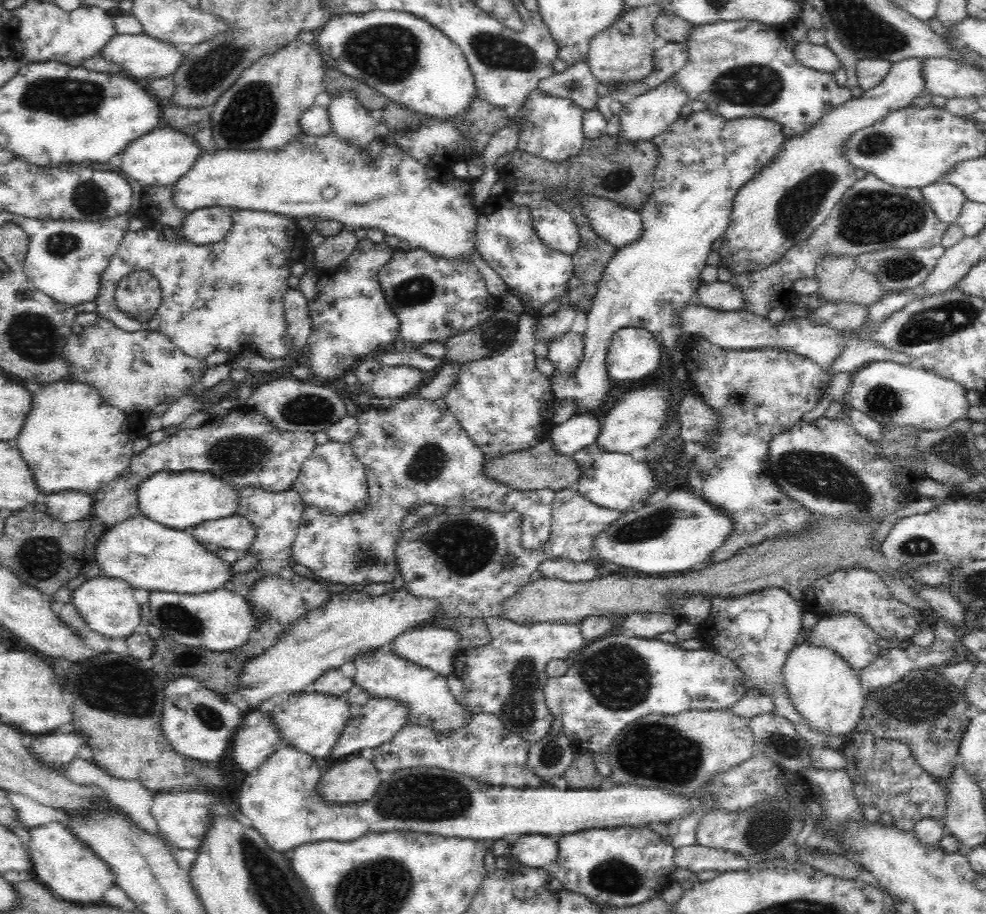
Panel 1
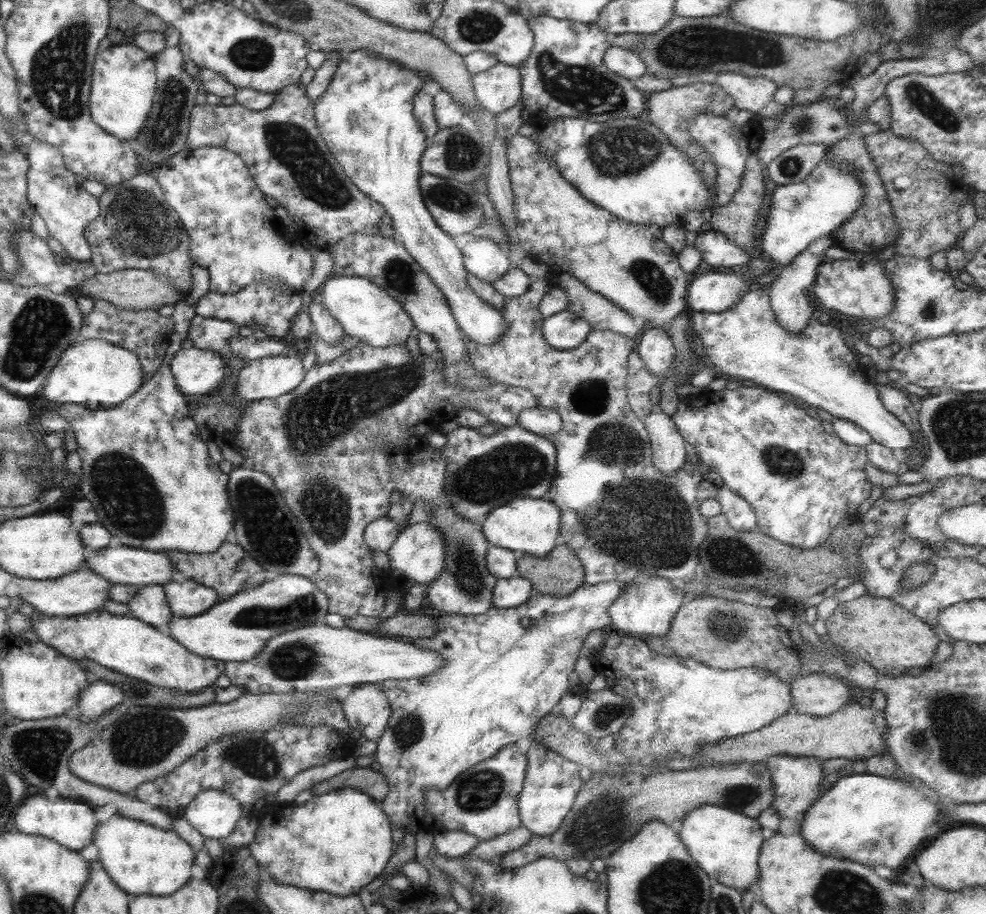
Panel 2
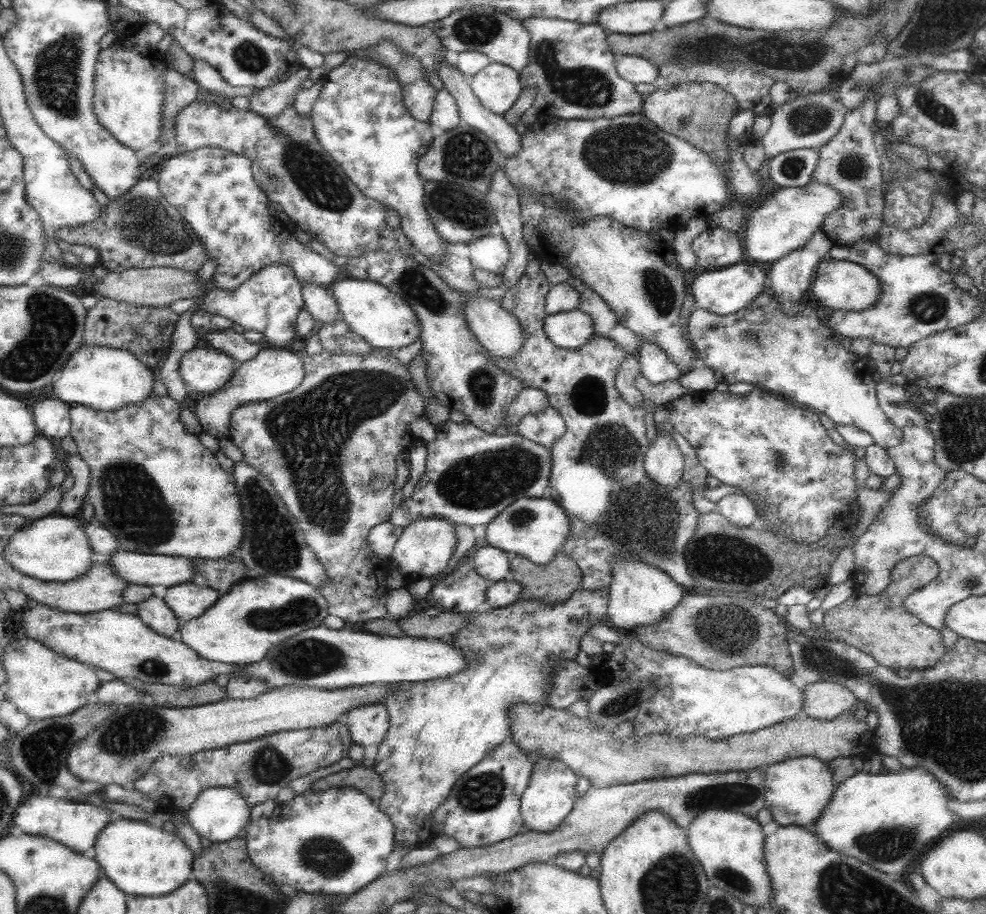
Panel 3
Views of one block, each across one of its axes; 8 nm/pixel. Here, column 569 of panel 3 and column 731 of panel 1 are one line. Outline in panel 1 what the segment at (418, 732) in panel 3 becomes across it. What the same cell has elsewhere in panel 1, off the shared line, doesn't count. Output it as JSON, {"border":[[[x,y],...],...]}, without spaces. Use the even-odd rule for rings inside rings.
{"border":[[[768,586],[742,596],[714,598],[710,612],[714,628],[706,632],[706,636],[714,640],[724,658],[730,658],[746,674],[746,688],[770,692],[774,686],[784,684],[782,668],[790,650],[796,646],[800,630],[804,628],[804,616],[806,612],[790,592]]]}

